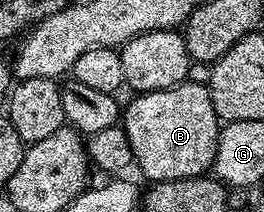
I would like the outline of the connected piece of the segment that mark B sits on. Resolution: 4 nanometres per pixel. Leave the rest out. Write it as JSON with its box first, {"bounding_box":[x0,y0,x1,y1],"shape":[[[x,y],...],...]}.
{"bounding_box":[121,81,221,183],"shape":[[[184,81],[176,87],[160,91],[144,91],[134,96],[131,104],[124,106],[121,111],[121,126],[129,137],[131,158],[134,166],[139,166],[141,174],[147,181],[160,183],[166,179],[184,179],[207,175],[215,166],[215,154],[219,148],[219,133],[221,120],[213,109],[211,92],[204,84]]]}

